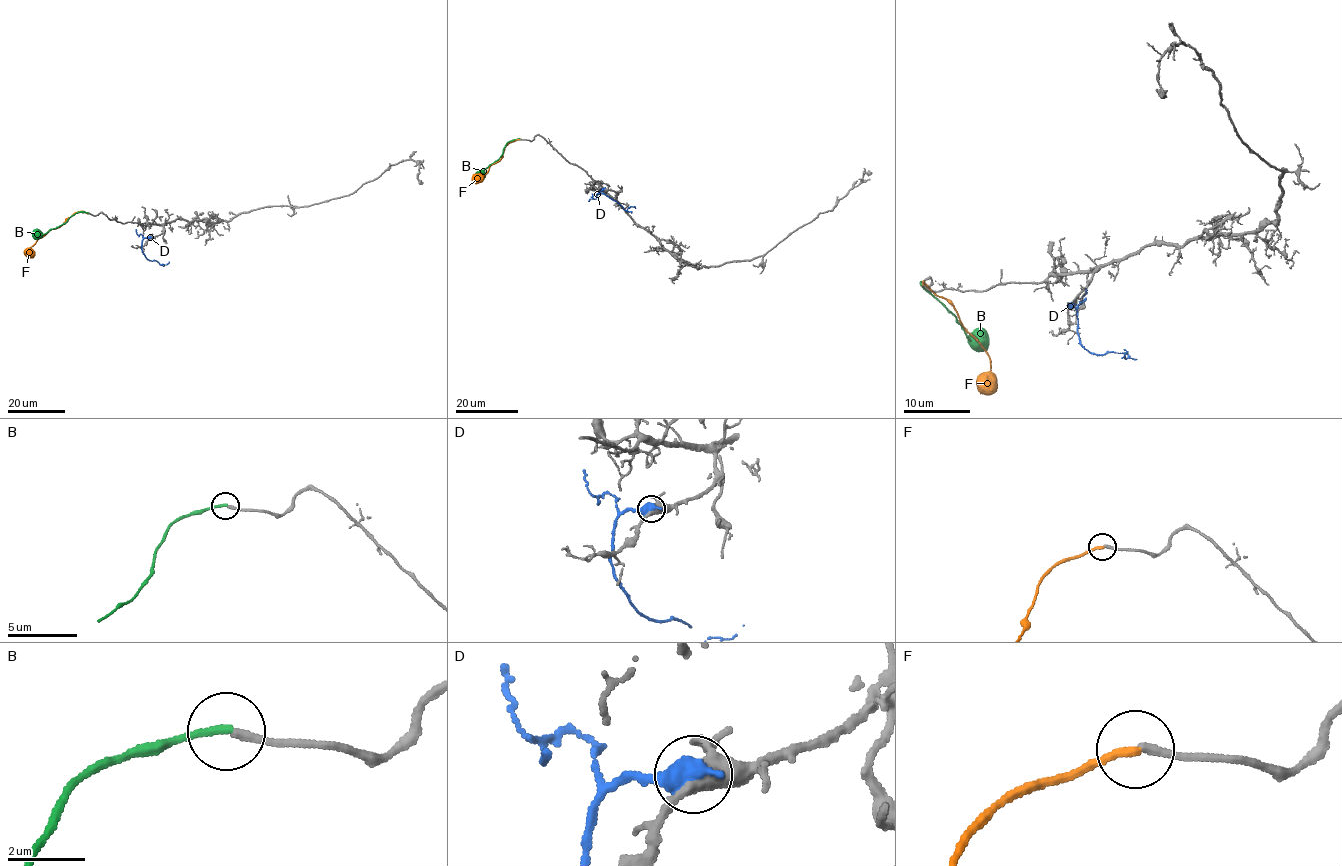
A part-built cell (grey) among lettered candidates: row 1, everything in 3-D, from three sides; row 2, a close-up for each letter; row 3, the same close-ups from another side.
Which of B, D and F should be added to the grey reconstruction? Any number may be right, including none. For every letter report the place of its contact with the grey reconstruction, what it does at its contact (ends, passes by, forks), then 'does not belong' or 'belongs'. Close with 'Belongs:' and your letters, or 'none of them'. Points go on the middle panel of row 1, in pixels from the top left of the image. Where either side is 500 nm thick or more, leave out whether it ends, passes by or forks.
B: meets grey at (519, 139); it ends there; belongs
D: meets grey at (603, 189); does not belong
F: meets grey at (519, 139); it ends there; does not belong
Belongs: B

